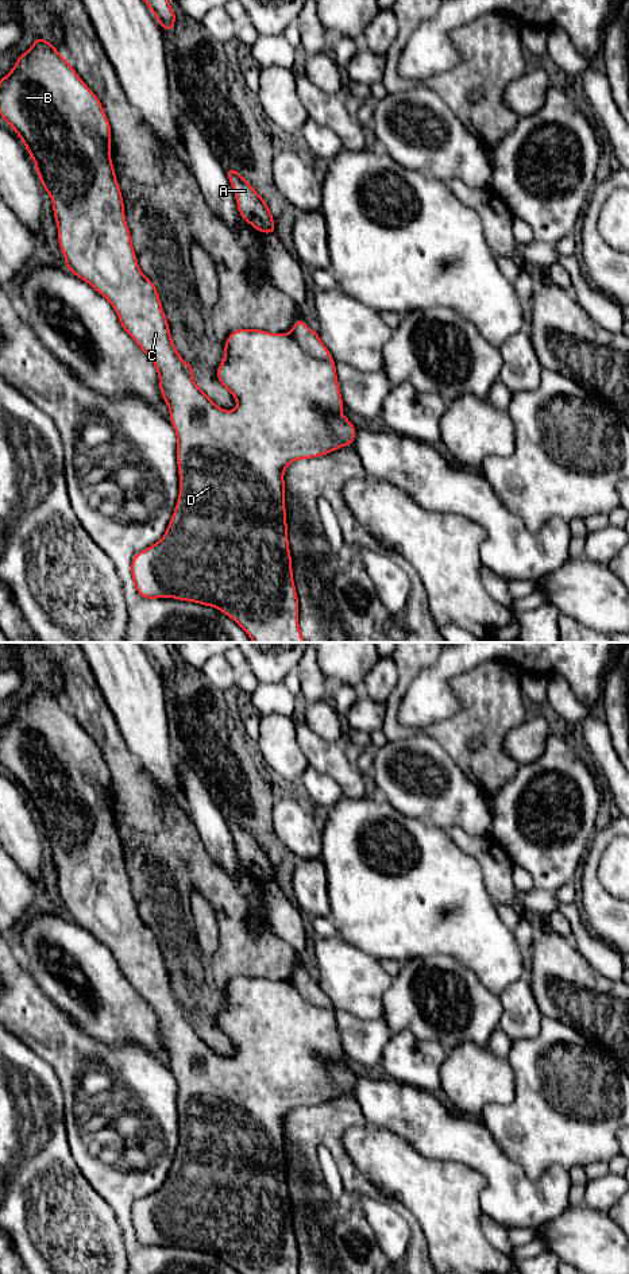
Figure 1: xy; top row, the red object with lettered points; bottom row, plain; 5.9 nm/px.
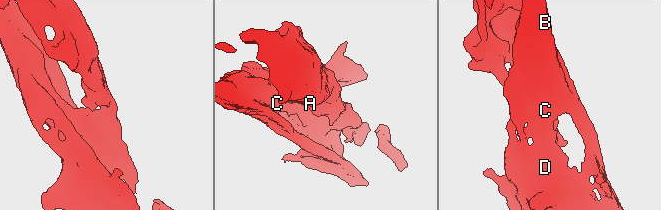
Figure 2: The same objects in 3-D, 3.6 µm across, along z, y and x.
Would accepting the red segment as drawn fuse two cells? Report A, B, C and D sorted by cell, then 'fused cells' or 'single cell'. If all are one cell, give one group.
groups A B C D; single cell

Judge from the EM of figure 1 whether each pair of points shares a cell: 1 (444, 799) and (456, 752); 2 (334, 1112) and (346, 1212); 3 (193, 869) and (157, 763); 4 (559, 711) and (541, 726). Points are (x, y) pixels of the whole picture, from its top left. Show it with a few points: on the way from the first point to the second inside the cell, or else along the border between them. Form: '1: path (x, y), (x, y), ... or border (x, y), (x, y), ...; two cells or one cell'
1: border (432, 738), (475, 784); two cells
2: path (334, 1137), (334, 1145), (350, 1174), (350, 1188); one cell
3: border (151, 778), (159, 792), (170, 803), (185, 811); two cells
4: border (547, 686), (547, 710), (556, 724); two cells

